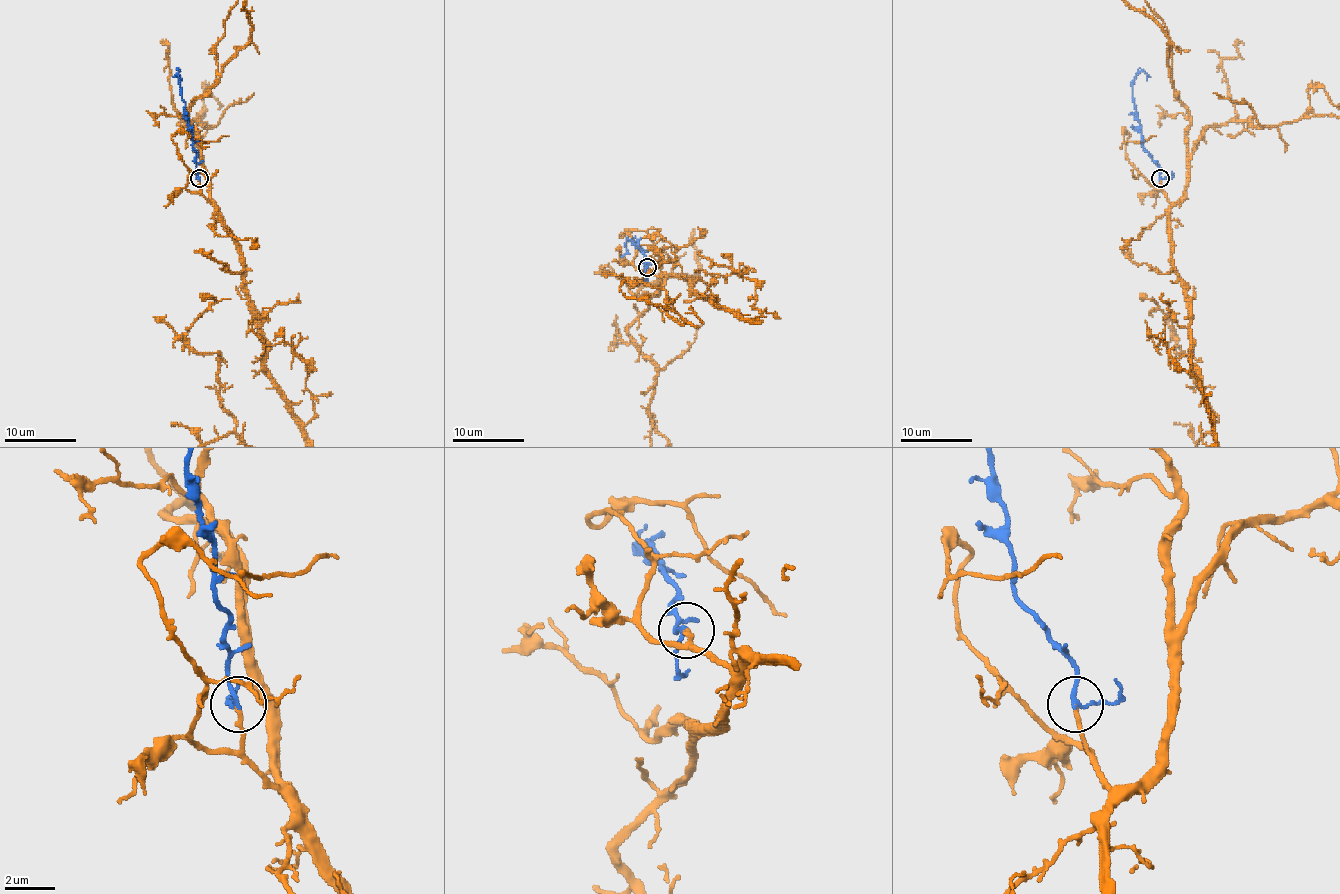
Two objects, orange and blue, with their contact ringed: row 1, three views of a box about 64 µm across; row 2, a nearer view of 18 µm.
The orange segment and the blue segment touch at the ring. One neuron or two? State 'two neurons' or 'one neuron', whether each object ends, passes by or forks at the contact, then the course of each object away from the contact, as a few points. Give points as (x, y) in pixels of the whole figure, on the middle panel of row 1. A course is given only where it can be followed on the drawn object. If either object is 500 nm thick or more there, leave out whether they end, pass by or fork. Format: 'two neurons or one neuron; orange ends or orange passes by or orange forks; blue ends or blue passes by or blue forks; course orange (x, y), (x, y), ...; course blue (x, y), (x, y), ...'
one neuron; orange ends; blue passes by; course blue (648, 266), (644, 266), (640, 248), (630, 239), (626, 241), (630, 254)

